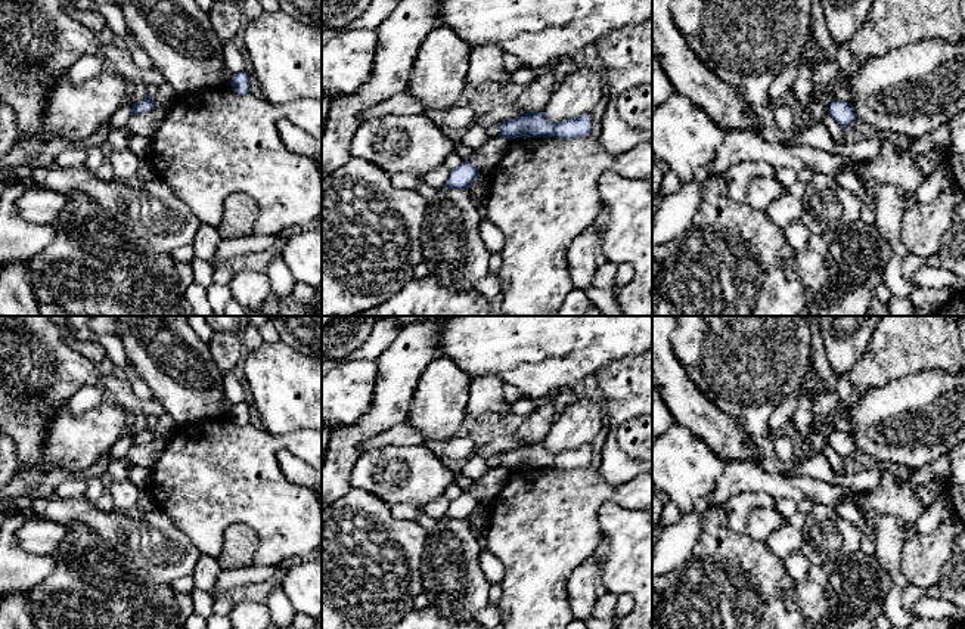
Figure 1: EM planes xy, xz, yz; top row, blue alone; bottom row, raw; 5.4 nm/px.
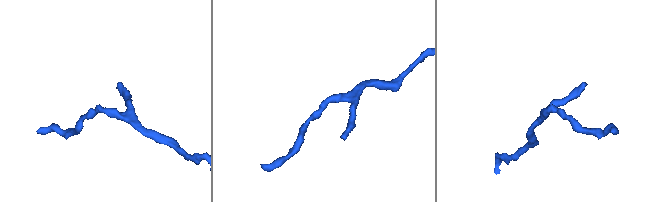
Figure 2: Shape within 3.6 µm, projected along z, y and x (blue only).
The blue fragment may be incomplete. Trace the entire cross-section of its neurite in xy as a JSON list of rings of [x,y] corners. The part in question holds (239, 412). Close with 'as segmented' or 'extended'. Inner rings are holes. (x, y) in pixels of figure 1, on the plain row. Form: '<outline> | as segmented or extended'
[[[241,402],[232,406],[230,416],[238,425],[248,425],[249,424],[249,406],[246,402]]] | as segmented

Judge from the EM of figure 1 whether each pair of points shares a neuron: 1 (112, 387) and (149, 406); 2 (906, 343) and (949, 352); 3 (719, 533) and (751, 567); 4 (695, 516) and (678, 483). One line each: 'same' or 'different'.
1: same
2: same
3: same
4: different

